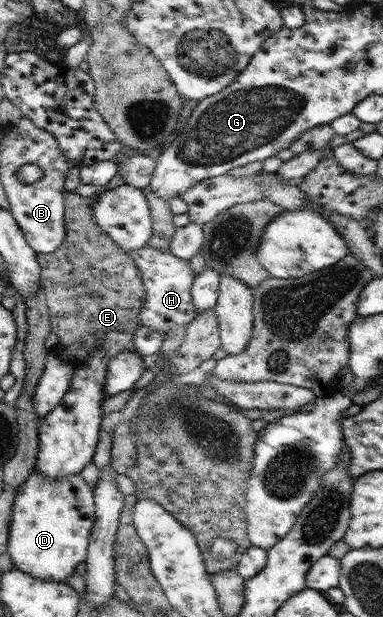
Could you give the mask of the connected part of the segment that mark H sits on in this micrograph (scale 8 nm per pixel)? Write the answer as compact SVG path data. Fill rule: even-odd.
M145 246L129 251L129 255L139 268L146 291L145 305L141 308L141 325L157 329L162 334L175 330L177 325L191 324L198 311L192 298L192 283L195 276L188 260L179 259L170 250Z

